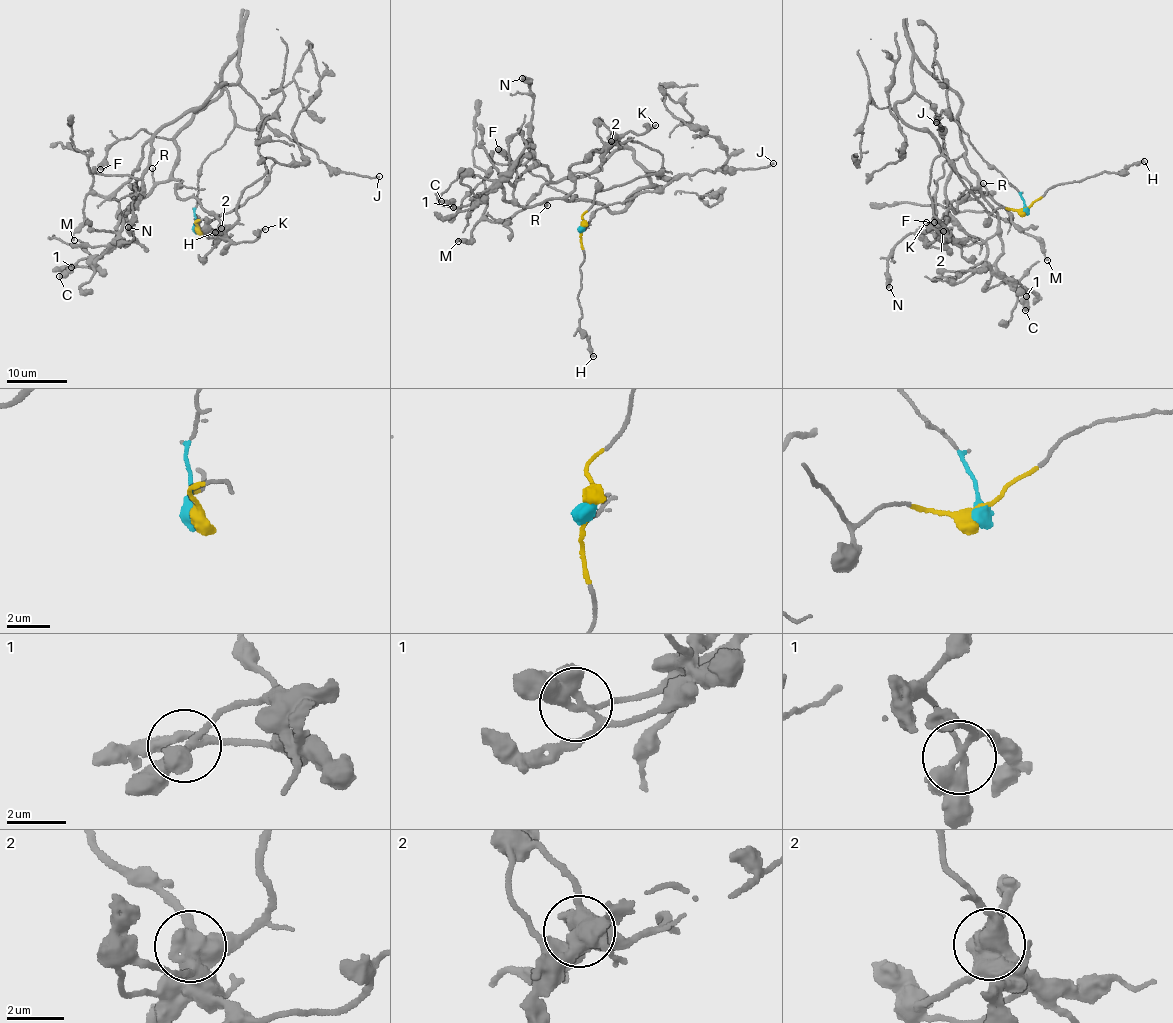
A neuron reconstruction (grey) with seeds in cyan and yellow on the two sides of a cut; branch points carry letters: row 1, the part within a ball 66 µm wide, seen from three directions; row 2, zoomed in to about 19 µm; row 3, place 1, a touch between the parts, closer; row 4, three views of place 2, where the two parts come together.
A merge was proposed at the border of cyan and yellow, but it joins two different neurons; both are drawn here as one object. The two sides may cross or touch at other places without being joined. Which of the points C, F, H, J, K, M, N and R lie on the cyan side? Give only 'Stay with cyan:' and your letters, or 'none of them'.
Stay with cyan: C, F, J, K, R

